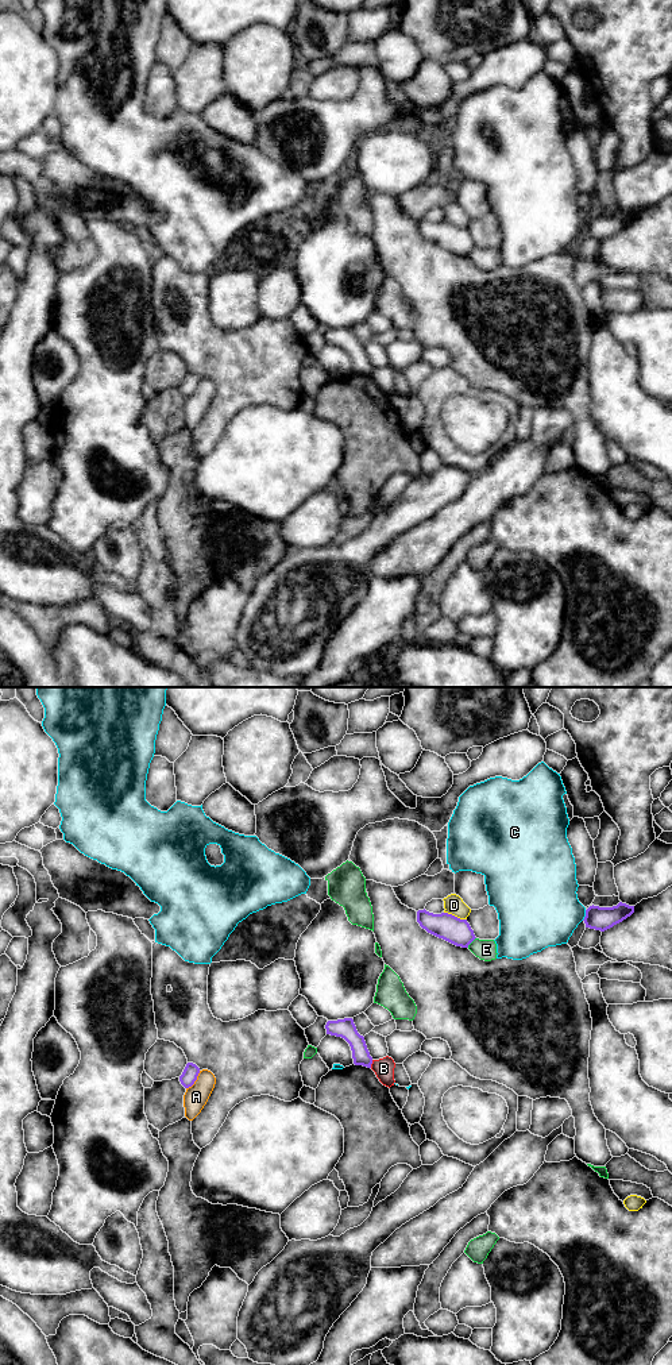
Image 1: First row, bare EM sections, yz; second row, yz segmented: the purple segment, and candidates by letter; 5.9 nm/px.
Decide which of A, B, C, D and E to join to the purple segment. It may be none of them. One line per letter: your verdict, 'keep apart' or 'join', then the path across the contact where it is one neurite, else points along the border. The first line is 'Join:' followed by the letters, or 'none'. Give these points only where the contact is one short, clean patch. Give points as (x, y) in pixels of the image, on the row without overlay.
Join: none
A: keep apart
B: keep apart; border yz (373, 369), (370, 376)
C: keep apart
D: keep apart
E: keep apart

